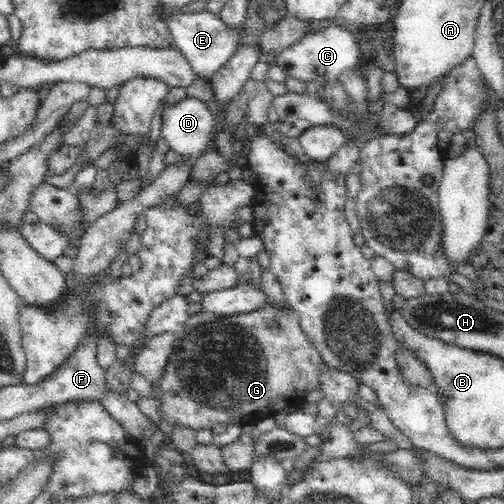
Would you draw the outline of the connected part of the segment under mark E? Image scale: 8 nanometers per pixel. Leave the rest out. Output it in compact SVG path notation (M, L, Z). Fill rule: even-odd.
M180 12L172 18L164 18L170 25L173 46L184 53L192 69L203 79L210 80L214 73L217 73L226 62L244 46L242 40L246 35L245 26L226 25L219 15L209 12Z

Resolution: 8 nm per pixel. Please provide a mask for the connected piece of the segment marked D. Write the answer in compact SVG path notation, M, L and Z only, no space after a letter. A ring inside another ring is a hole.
M184 98L161 116L162 140L181 155L202 155L213 137L213 117L198 98Z

